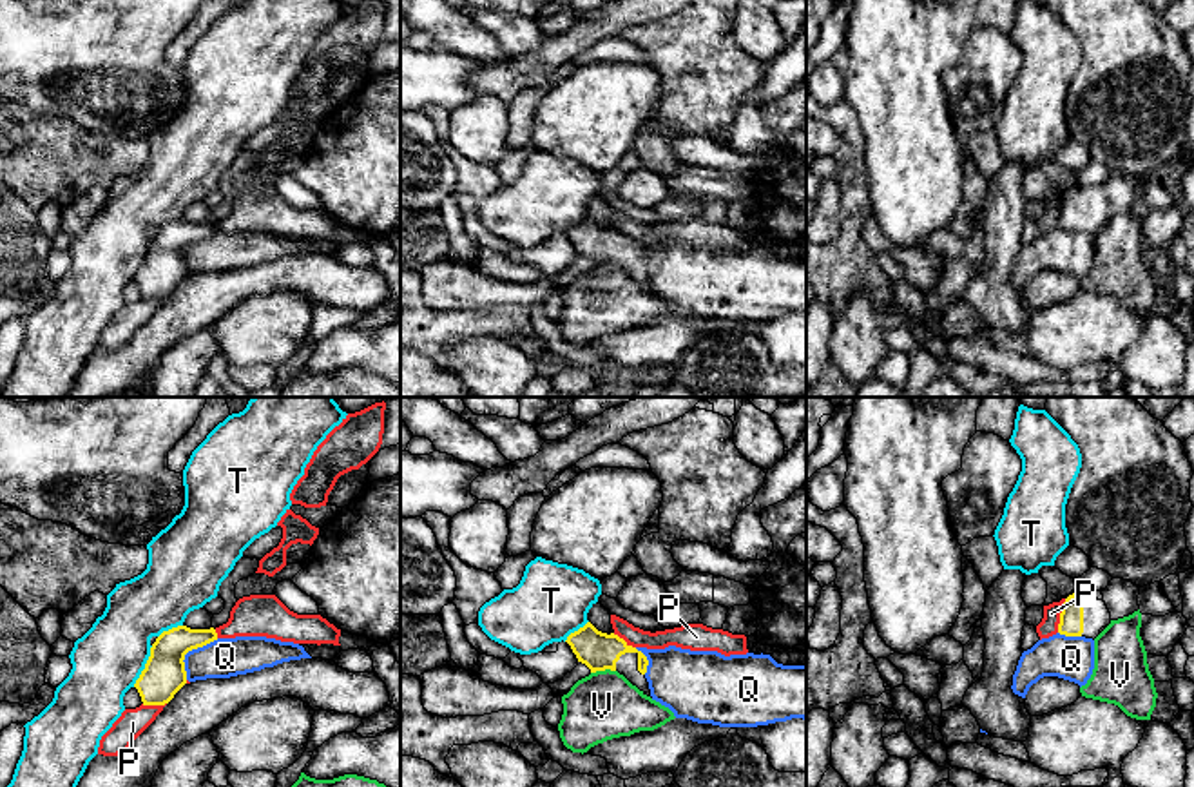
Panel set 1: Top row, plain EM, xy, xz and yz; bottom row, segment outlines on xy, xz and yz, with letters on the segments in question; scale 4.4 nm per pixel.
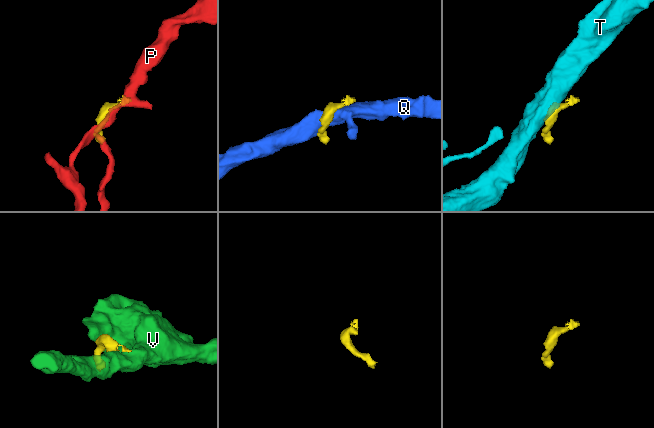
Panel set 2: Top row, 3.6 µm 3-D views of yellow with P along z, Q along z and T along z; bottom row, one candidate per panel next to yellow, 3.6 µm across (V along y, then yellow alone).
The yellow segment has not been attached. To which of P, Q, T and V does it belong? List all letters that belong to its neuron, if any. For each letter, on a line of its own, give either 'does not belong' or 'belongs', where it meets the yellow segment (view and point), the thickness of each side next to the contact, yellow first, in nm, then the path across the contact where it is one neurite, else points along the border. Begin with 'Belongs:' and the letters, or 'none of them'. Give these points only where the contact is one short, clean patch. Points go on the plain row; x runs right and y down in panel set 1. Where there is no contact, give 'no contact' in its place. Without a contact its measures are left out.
Belongs: none of them
P: does not belong; meets yellow in yz at (1060, 209); 110 nm thick on the yellow side, 80 nm on the other
Q: does not belong; meets yellow in xy at (189, 243); 190 nm thick on the yellow side, 180 nm on the other
T: does not belong; meets yellow in xy at (145, 260); 190 nm thick on the yellow side, 320 nm on the other; border along xy (153, 240), (145, 262), (133, 280)
V: does not belong; meets yellow in xz at (602, 263); 170 nm thick on the yellow side, 300 nm on the other; border along xz (615, 263), (596, 263), (591, 267)

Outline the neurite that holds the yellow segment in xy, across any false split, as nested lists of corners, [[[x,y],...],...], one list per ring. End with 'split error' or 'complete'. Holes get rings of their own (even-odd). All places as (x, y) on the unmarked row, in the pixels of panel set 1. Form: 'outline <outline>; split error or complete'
outline [[[178,219],[163,225],[150,241],[150,250],[136,274],[143,299],[165,299],[187,277],[185,248],[217,234],[214,221]]]; complete

